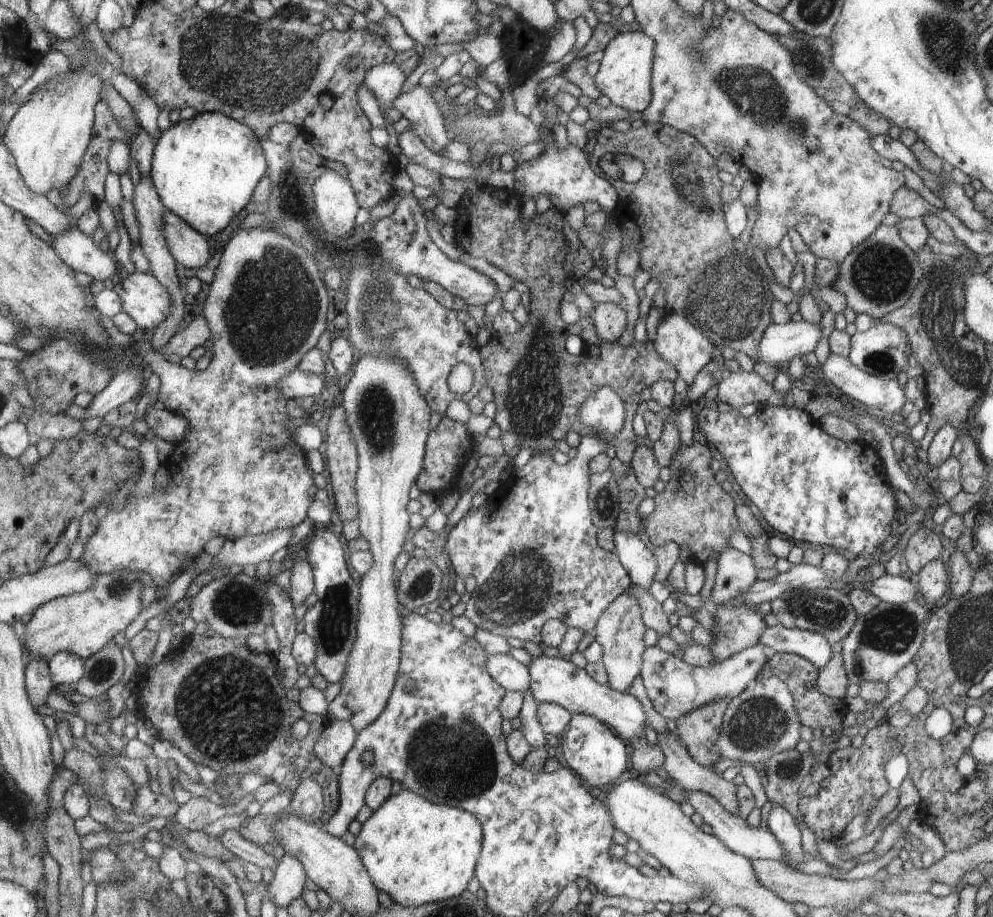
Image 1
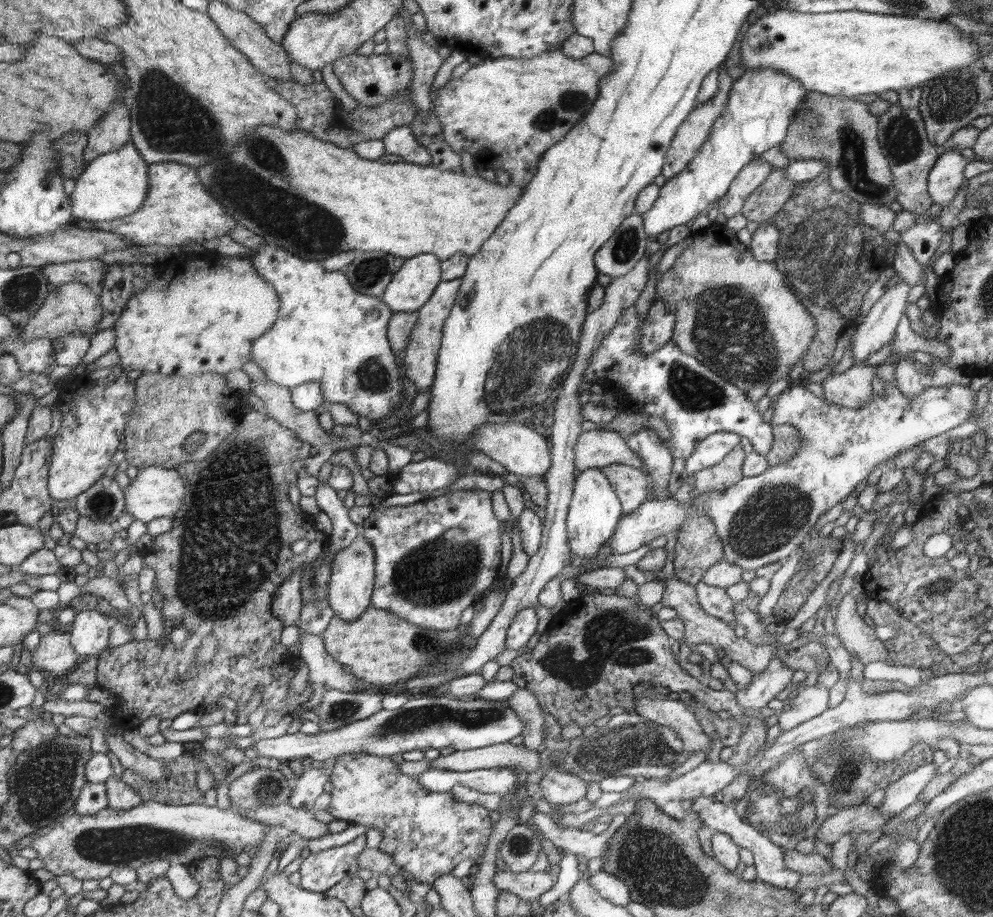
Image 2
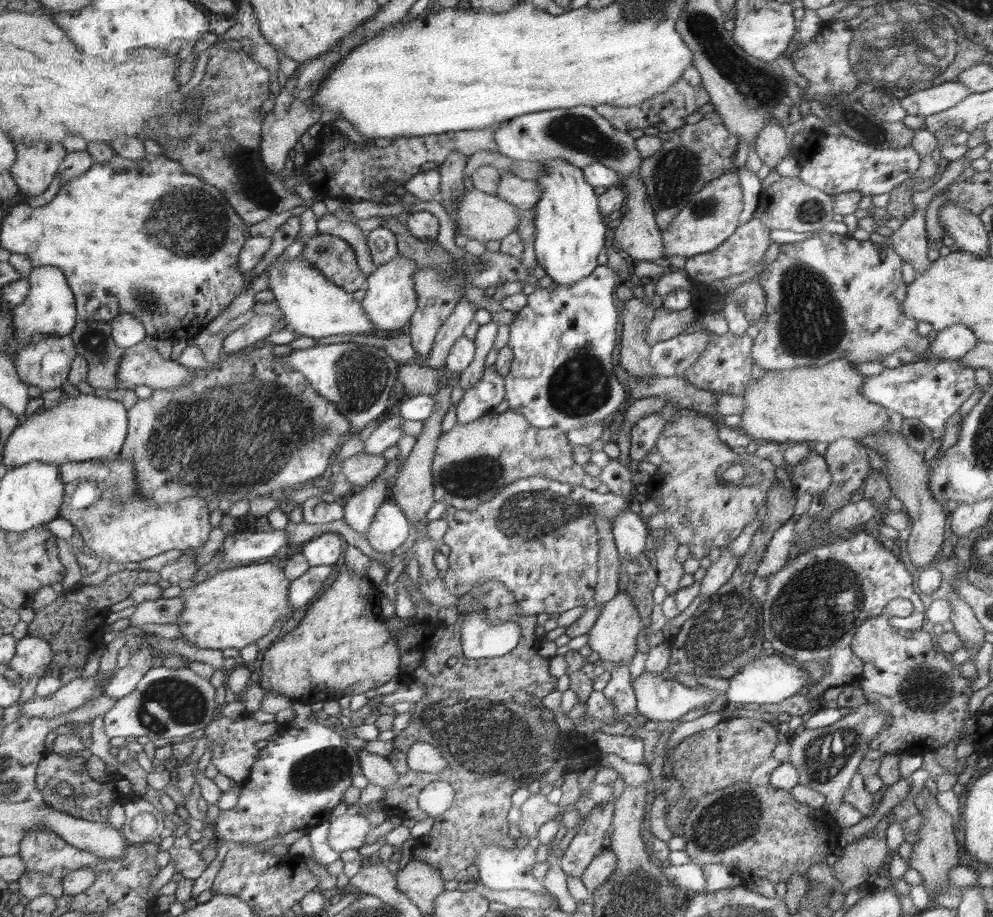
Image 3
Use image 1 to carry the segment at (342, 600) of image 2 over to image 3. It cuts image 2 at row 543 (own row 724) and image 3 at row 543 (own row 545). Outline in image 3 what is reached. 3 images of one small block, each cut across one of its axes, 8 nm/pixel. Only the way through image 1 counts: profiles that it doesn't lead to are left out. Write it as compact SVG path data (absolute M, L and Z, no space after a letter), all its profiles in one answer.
M382 503L370 527L367 539L370 546L381 553L393 553L410 534L410 520L396 503Z

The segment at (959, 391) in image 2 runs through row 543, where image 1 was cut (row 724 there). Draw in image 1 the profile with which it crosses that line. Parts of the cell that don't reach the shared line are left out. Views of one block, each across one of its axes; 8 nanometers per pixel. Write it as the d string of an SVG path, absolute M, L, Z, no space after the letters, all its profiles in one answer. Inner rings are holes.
M543 654L538 658L531 658L527 667L531 677L529 691L540 704L554 703L573 715L586 714L586 716L598 717L598 720L605 721L618 731L618 736L622 736L628 742L645 736L644 730L646 726L649 726L646 703L642 703L630 692L620 693L612 690L609 685L596 682L585 669L579 668L572 661L562 657L548 657ZM764 677L762 680L757 678L749 683L749 686L740 695L730 699L729 707L725 710L725 718L718 738L718 748L722 758L730 758L740 762L740 767L745 764L754 766L765 763L772 755L778 752L786 752L794 749L800 742L800 718L795 705L796 697L792 689L783 680L776 677Z

